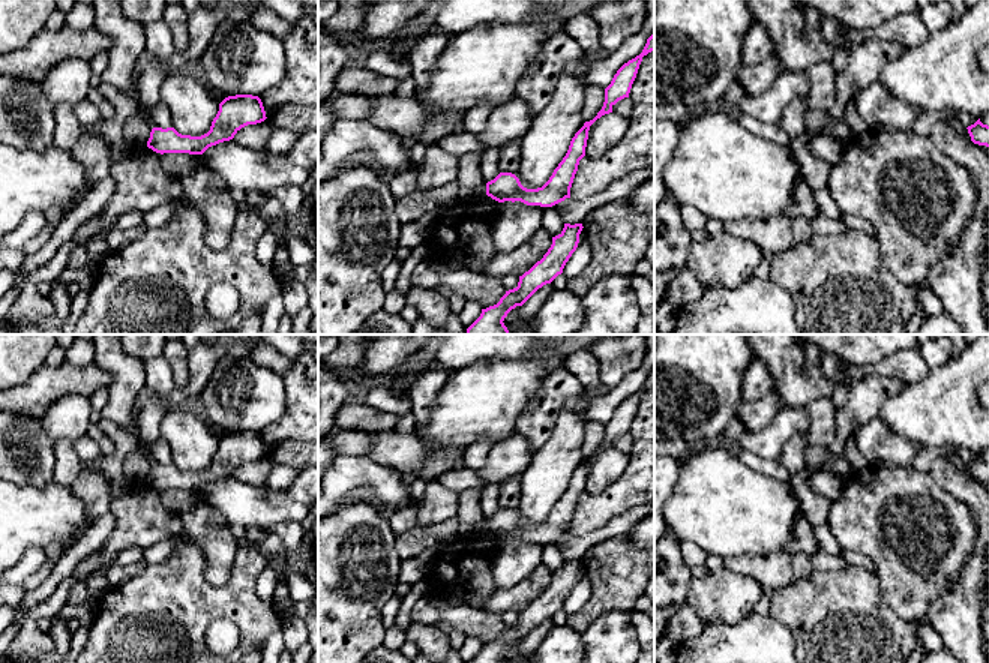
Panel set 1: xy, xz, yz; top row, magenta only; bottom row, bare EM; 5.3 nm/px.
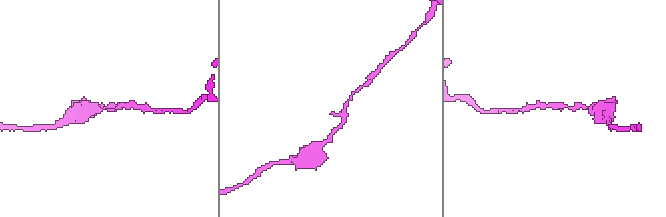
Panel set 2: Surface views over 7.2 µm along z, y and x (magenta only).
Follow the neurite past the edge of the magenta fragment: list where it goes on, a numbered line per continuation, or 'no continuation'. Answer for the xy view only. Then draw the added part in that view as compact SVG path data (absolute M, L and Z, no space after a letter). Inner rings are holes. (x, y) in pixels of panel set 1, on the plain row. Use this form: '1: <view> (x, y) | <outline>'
no continuation

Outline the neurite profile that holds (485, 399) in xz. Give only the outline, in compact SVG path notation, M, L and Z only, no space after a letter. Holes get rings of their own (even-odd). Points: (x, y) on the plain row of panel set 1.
M549 344L546 350L522 358L489 358L473 363L464 369L452 370L447 381L441 387L435 405L431 411L428 424L423 429L416 429L413 435L425 441L431 447L446 450L467 452L480 438L489 438L494 446L506 441L516 434L519 416L540 394L546 378L557 369L563 369L566 356L557 354Z

